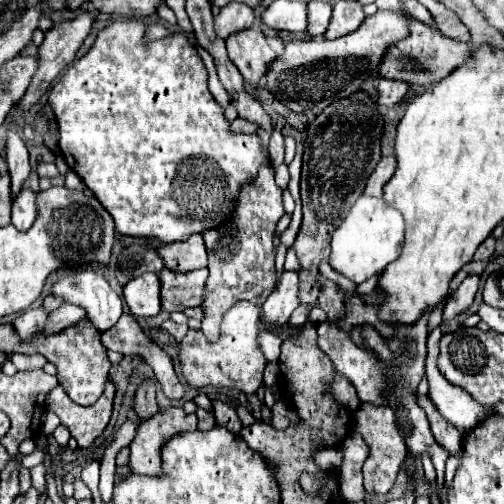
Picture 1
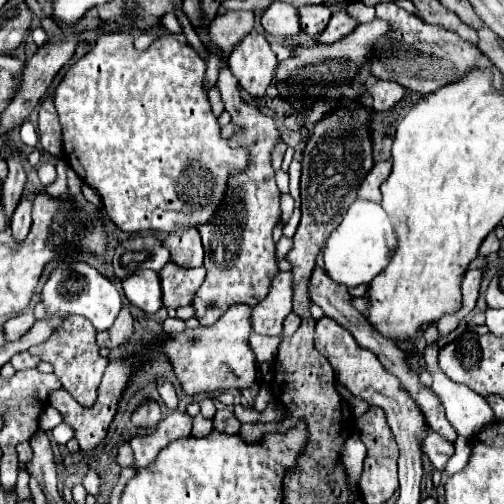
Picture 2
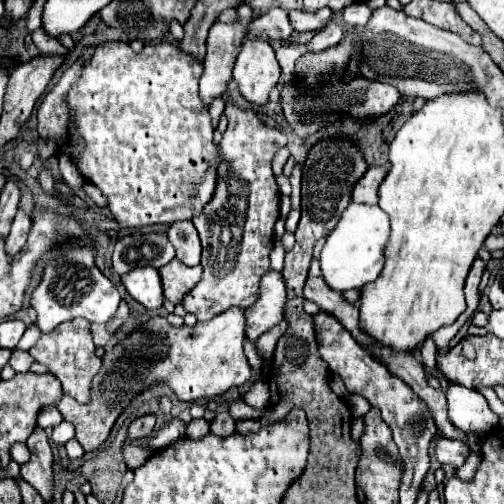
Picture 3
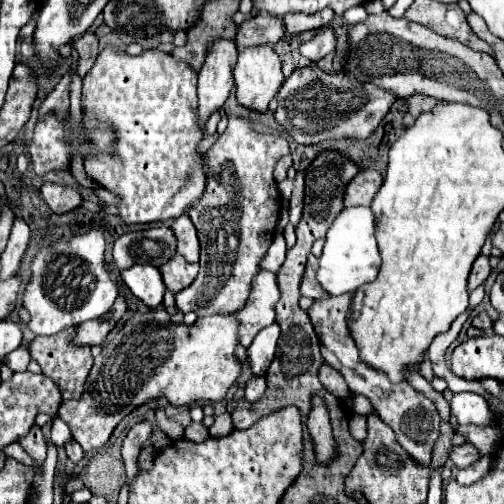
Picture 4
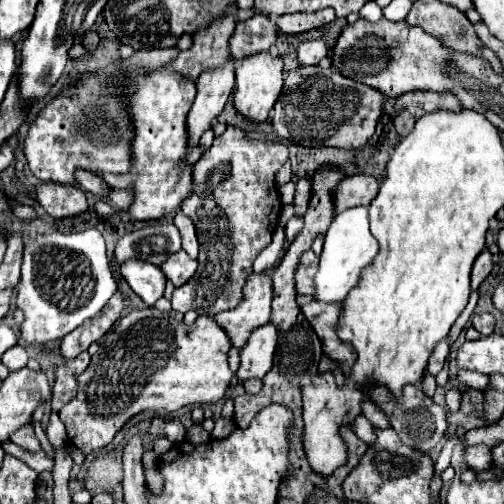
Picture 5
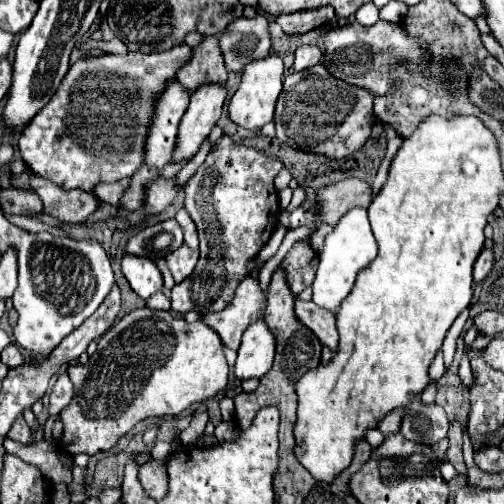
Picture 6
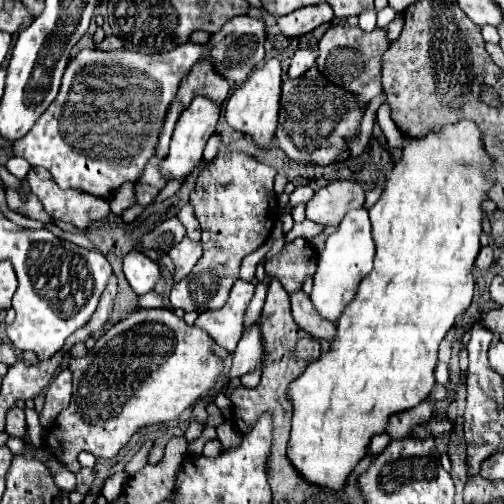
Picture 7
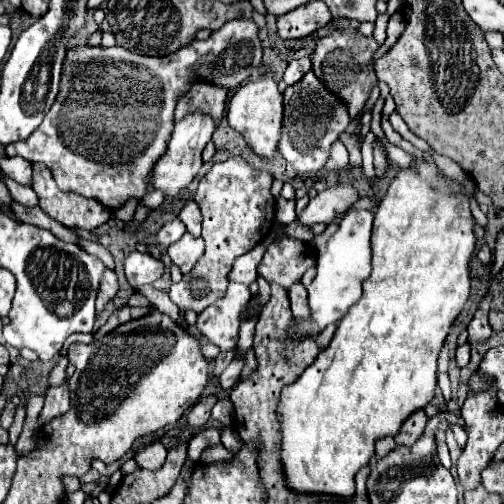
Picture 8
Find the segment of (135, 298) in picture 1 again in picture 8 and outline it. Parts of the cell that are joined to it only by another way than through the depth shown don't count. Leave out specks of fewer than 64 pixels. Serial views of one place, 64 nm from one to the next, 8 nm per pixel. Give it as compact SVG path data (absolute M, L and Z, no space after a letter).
M130 252L124 260L124 268L130 286L138 286L138 284L152 284L154 280L158 280L164 274L166 266L162 260L156 260L146 252Z

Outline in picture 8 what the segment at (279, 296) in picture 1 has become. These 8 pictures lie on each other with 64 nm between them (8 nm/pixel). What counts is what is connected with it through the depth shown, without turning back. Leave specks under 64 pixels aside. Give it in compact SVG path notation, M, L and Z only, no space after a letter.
M232 282L224 294L224 298L216 300L216 304L208 306L198 314L196 328L222 352L234 350L238 342L240 328L240 310L250 300L250 290L244 284Z

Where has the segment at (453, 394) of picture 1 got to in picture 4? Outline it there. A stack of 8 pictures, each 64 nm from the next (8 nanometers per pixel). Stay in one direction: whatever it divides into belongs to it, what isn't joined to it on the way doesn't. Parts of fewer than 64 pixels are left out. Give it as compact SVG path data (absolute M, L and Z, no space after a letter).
M462 392L454 394L452 398L452 412L458 420L458 424L476 424L476 426L488 426L492 420L492 414L488 410L488 404L482 396Z

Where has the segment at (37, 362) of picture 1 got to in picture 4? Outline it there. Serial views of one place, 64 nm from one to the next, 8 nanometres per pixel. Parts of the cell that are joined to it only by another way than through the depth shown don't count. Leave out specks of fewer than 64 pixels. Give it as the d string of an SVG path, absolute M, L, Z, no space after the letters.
M20 346L20 348L16 348L12 354L4 356L2 362L4 362L12 372L22 372L22 370L26 370L26 366L28 366L28 362L30 362L30 354L28 354L28 350L26 350L24 346Z

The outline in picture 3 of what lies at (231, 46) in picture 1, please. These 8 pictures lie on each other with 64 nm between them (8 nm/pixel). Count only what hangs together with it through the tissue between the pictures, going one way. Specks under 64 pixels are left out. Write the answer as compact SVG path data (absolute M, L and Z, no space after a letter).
M248 40L236 58L234 80L240 94L258 106L268 102L270 90L278 84L280 64L266 40Z

